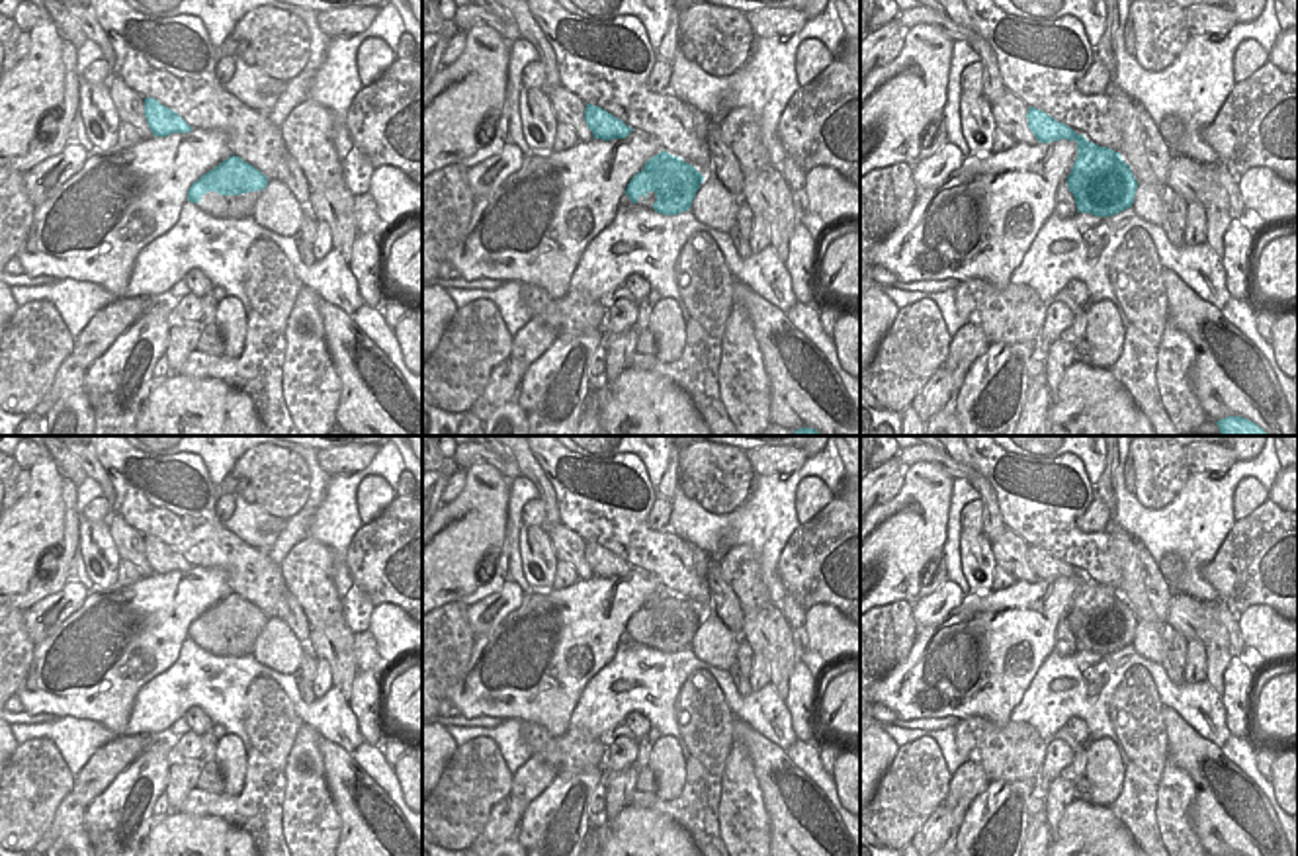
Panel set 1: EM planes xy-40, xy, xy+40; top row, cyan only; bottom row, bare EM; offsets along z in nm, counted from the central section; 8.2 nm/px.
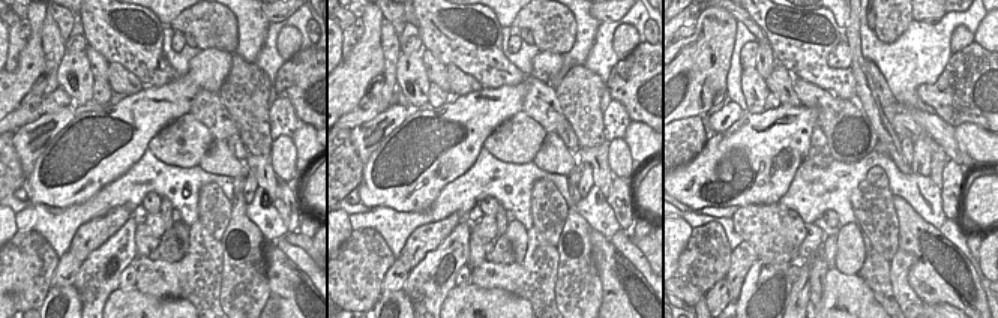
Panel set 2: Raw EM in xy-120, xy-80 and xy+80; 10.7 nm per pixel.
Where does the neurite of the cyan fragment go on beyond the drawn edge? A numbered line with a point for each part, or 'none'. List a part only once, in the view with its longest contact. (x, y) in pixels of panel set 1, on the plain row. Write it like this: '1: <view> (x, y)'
none

